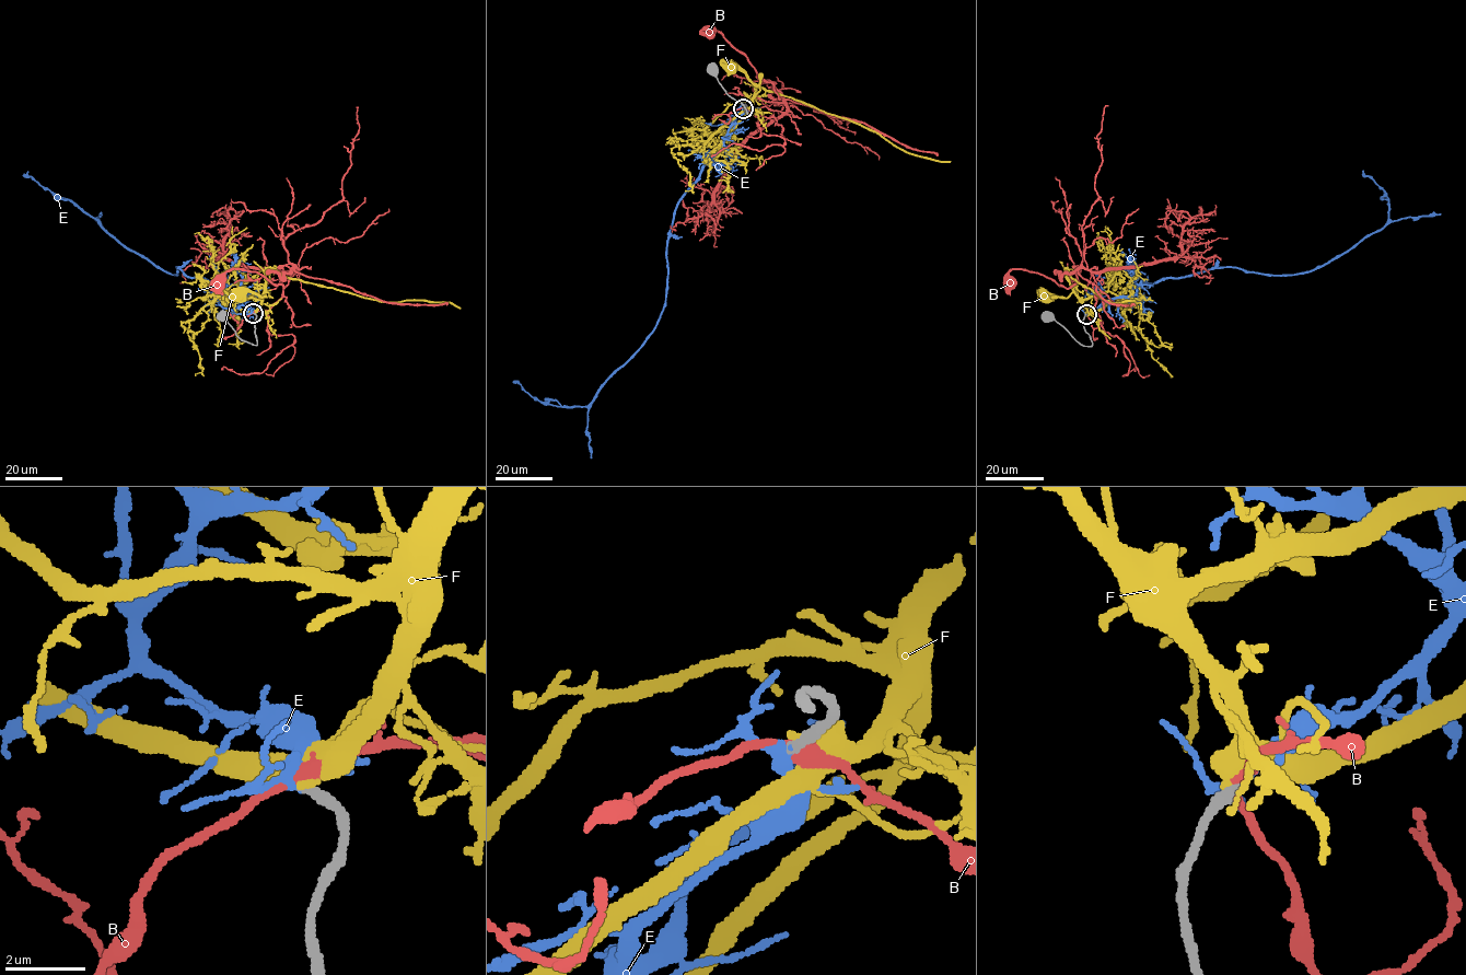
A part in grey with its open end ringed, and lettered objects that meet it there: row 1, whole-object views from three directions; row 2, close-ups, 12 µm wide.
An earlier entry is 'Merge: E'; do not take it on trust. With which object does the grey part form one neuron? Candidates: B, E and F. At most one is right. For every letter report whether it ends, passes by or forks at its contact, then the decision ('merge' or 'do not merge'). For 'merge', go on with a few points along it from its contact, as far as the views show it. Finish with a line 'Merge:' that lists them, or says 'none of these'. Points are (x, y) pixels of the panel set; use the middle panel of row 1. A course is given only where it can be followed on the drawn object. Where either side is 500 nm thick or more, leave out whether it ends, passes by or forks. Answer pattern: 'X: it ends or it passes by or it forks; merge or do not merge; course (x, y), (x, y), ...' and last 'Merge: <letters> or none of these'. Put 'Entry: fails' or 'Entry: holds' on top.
Entry: holds
B: it passes by; do not merge
E: it passes by; merge; course (743, 107), (723, 146), (675, 210), (666, 246), (665, 306), (643, 344), (588, 406), (544, 404), (512, 381)
F: it ends; do not merge
Merge: E

